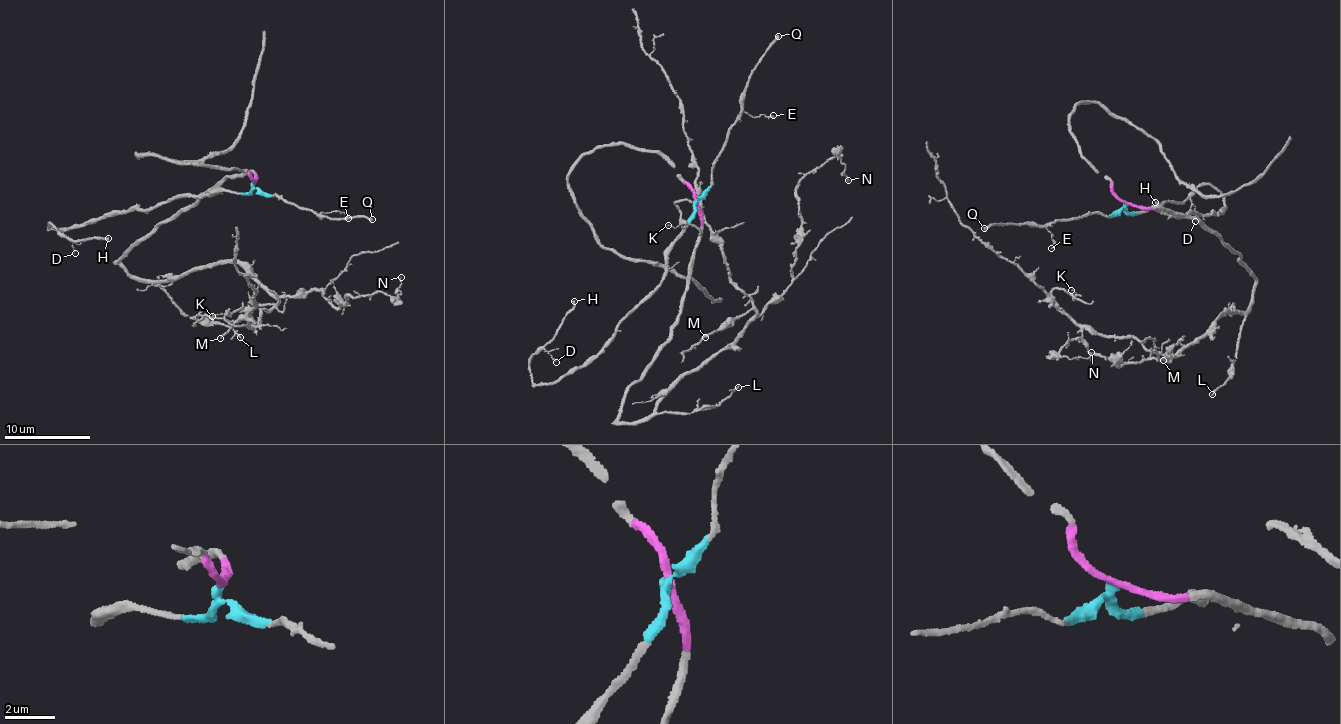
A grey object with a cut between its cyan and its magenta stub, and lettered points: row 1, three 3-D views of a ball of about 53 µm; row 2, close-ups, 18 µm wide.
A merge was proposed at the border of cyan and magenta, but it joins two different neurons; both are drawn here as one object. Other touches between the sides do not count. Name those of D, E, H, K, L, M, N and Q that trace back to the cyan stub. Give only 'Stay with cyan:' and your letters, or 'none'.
Stay with cyan: D, E, H, Q

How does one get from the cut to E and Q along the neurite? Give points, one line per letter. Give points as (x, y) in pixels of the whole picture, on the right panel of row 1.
E: (1127, 203), (1108, 215), (1087, 213), (1044, 226), (1052, 238), (1051, 249)
Q: (1127, 203), (1108, 215), (1087, 213), (1031, 226), (990, 224), (983, 229)

